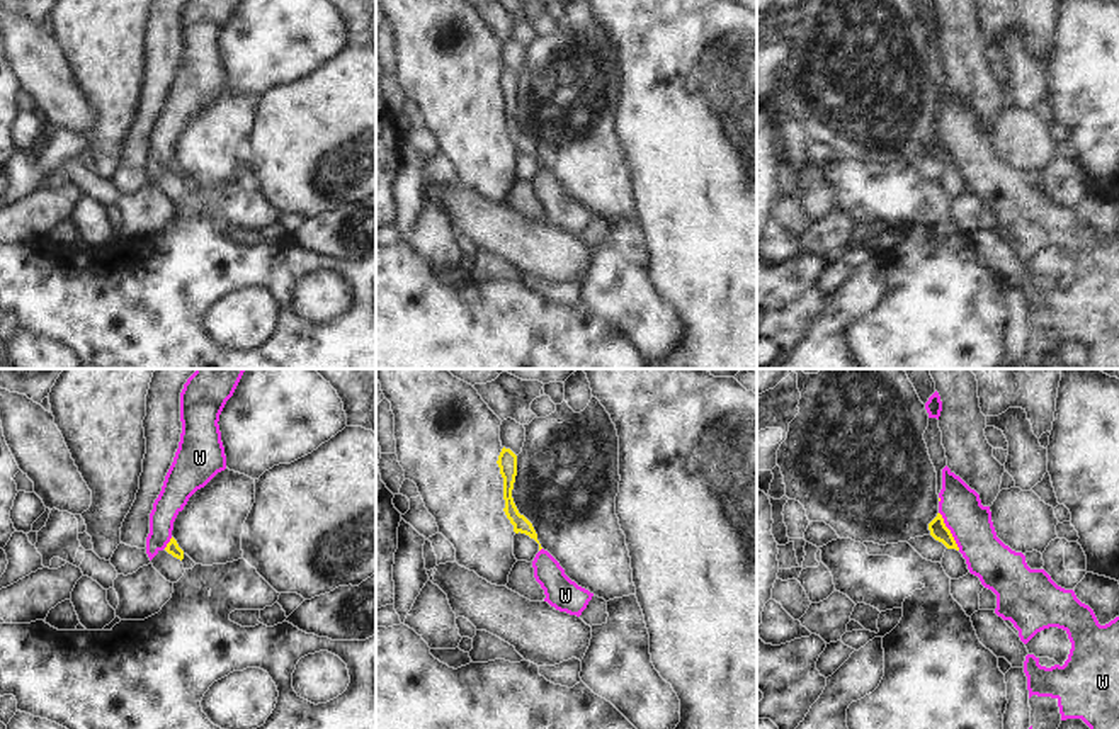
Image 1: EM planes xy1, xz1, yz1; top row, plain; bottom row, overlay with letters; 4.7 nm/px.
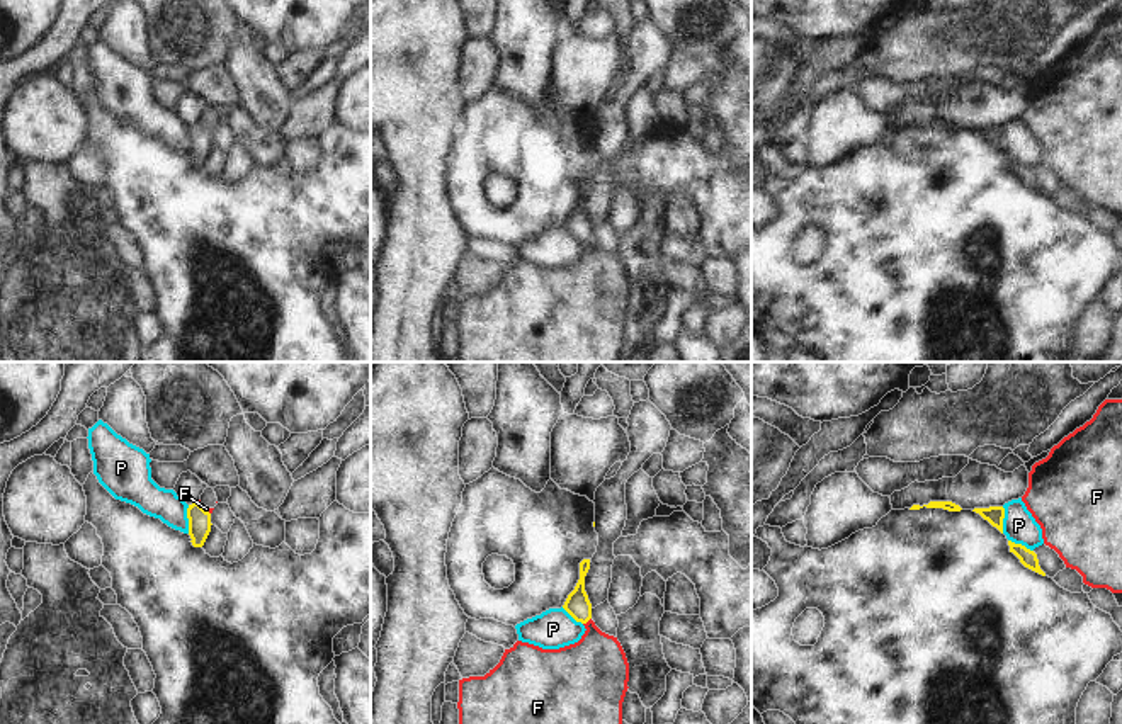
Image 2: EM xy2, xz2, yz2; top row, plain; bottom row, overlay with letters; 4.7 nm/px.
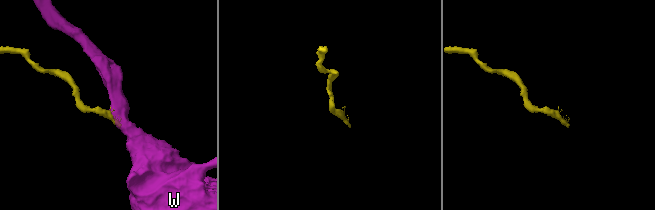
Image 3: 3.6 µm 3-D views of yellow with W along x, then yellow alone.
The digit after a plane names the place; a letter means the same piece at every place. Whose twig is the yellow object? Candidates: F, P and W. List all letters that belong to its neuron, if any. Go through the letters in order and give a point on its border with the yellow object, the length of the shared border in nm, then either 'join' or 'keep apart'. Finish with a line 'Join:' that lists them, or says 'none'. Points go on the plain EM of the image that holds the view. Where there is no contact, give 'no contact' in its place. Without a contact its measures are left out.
F: xz2 (587, 240) | 50 nm | keep apart
P: xy2 (187, 136) | 140 nm | keep apart
W: yz1 (949, 150) | 200 nm | join
Join: W

